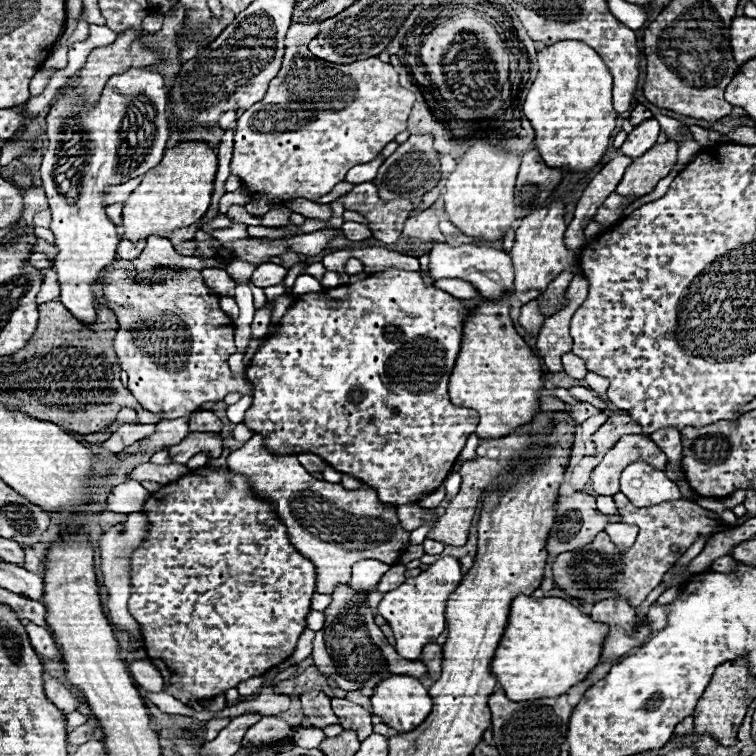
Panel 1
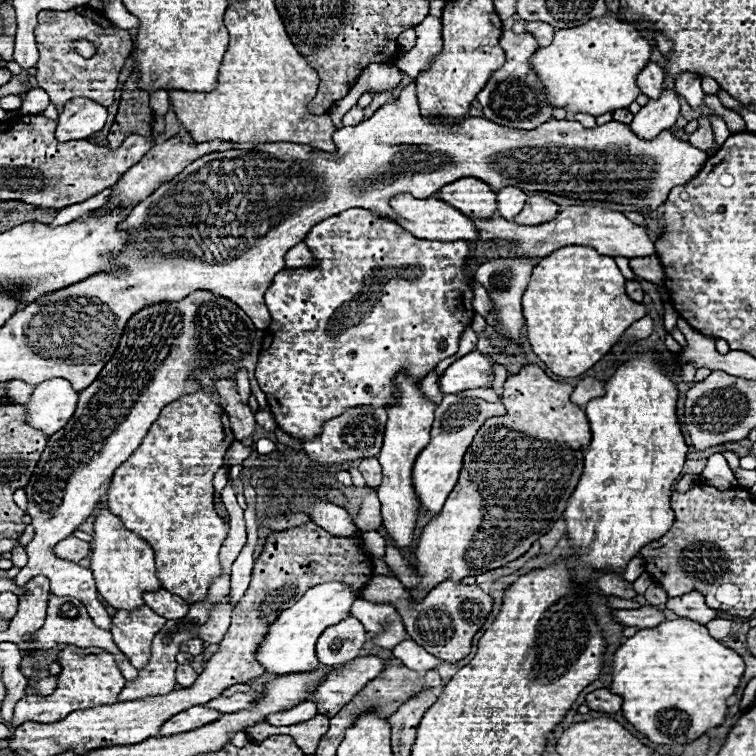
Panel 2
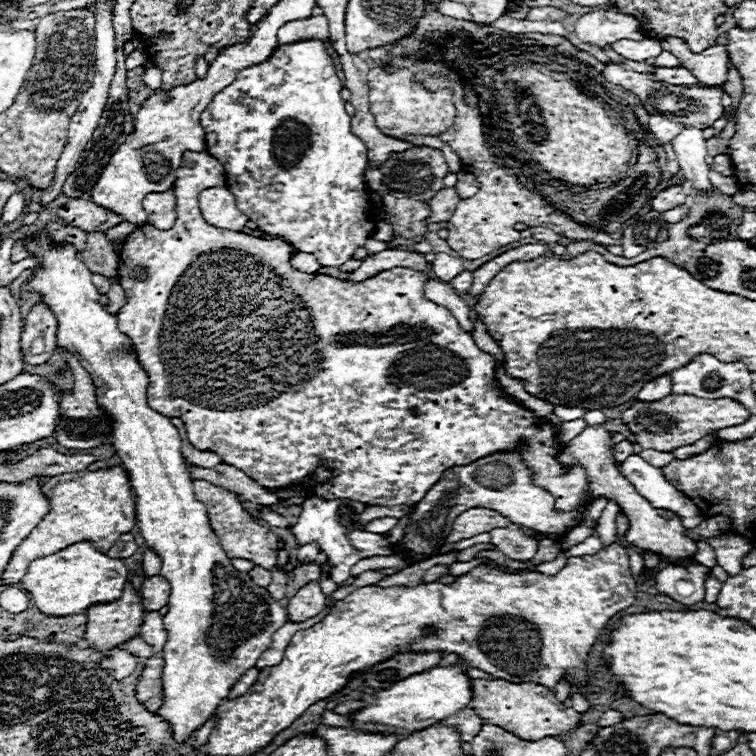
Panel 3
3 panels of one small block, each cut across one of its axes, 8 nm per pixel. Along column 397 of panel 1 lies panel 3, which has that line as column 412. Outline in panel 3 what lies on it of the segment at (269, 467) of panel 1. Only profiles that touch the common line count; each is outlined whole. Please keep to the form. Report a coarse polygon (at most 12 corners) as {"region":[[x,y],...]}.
{"region":[[496,452],[434,484],[396,552],[424,560],[472,506],[546,536],[576,526],[530,482]]}

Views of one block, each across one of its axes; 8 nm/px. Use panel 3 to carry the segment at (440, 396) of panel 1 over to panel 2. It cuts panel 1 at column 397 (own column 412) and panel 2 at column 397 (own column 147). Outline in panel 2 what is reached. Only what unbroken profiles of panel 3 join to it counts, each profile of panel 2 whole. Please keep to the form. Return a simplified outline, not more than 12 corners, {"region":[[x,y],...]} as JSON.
{"region":[[352,208],[282,270],[256,380],[312,440],[474,318],[468,242]]}

